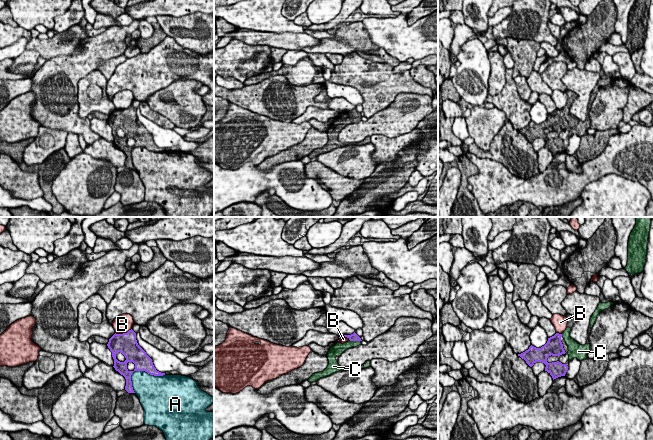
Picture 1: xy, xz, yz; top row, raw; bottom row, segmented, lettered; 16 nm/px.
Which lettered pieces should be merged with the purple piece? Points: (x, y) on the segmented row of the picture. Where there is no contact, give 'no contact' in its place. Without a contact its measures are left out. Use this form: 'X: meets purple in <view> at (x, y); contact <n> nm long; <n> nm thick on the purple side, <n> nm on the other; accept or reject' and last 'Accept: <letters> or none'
A: meets purple in xy at (139, 370); contact 600 nm long; 280 nm thick on the purple side, 380 nm on the other; reject
B: meets purple in xy at (123, 333); contact 280 nm long; 340 nm thick on the purple side, 280 nm on the other; reject
C: meets purple in xz at (355, 340); contact 180 nm long; 130 nm thick on the purple side, 130 nm on the other; accept
Accept: C

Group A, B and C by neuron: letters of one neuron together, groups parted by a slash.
A / B / C

